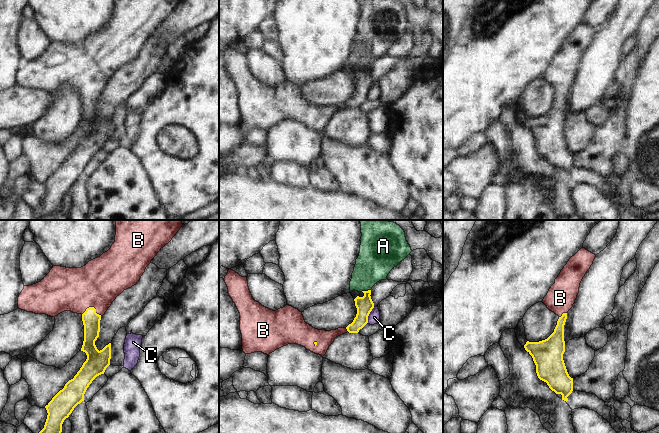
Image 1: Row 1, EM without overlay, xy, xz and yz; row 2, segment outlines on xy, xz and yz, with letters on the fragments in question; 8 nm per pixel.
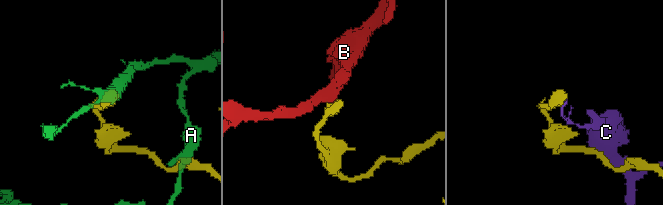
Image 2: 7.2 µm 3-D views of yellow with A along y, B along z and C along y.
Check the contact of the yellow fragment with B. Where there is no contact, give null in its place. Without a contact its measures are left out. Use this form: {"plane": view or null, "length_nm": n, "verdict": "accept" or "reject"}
{"plane": "xy", "length_nm": 160, "verdict": "accept"}

